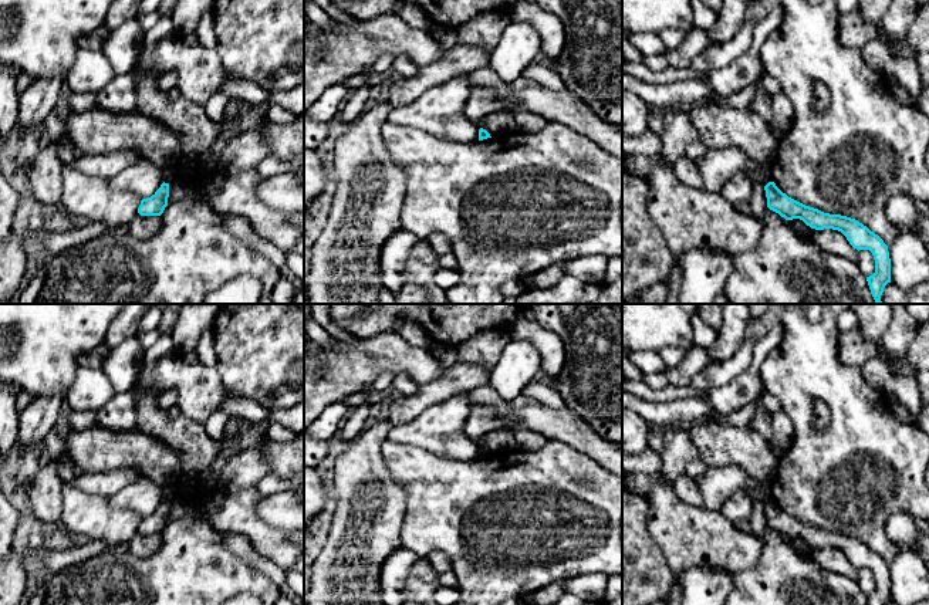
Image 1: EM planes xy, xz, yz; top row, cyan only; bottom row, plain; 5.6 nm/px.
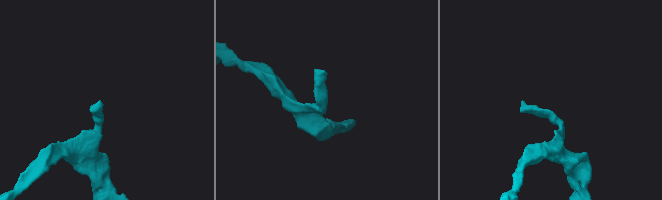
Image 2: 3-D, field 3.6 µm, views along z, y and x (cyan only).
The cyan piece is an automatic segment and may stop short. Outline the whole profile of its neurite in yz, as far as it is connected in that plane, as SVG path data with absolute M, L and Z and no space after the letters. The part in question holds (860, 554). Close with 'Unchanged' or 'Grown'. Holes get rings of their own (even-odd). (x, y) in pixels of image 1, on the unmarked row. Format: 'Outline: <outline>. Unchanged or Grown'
Outline: M774 500L764 504L767 525L786 538L800 537L815 548L832 547L841 550L849 562L859 568L869 568L875 578L875 591L866 595L869 605L885 605L891 601L891 577L884 558L855 537L824 531L805 524L786 511Z. Unchanged

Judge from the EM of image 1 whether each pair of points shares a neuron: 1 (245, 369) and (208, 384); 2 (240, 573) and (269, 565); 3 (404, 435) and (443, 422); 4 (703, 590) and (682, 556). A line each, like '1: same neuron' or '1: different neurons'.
1: different neurons
2: different neurons
3: same neuron
4: different neurons

